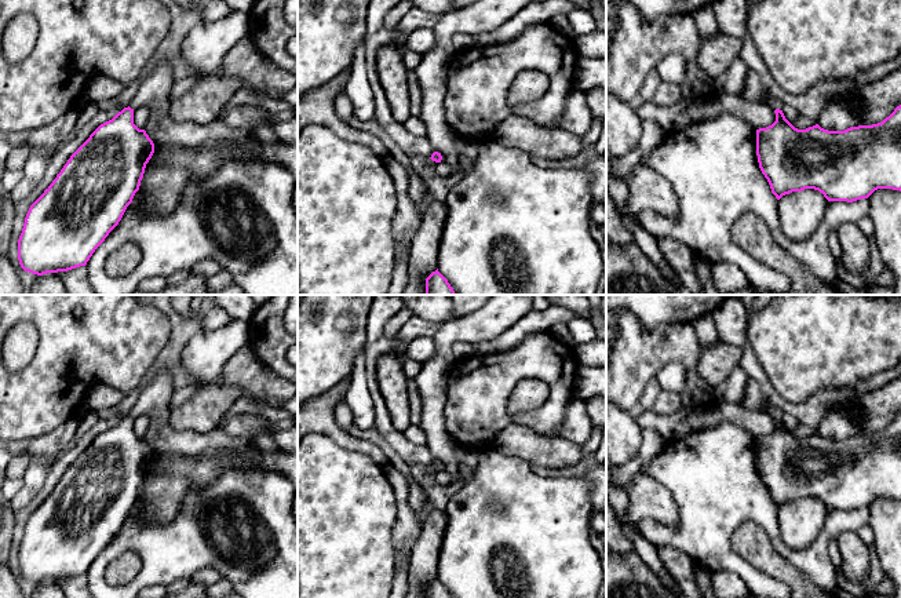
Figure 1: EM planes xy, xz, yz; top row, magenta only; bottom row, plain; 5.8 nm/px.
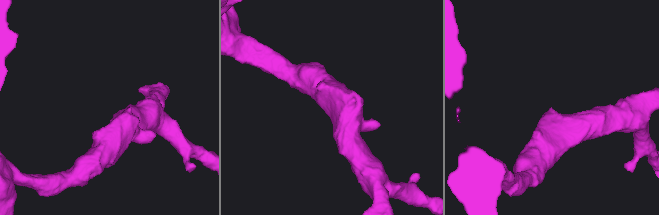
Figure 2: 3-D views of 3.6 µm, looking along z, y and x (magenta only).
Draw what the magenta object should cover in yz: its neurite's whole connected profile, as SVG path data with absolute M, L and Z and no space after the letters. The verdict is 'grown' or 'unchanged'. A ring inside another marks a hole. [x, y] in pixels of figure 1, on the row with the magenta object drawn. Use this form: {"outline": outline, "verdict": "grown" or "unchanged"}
{"outline": "M769 94L763 99L774 109L776 121L756 130L756 156L771 193L783 196L814 189L828 201L853 203L868 198L878 189L901 192L901 105L882 123L828 131L818 124L795 128L783 113L783 102Z", "verdict": "grown"}

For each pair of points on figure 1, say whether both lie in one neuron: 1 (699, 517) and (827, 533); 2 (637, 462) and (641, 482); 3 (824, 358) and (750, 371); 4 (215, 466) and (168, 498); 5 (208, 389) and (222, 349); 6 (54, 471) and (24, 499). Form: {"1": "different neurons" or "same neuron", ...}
{"1": "same neuron", "2": "different neurons", "3": "different neurons", "4": "same neuron", "5": "same neuron", "6": "different neurons"}

